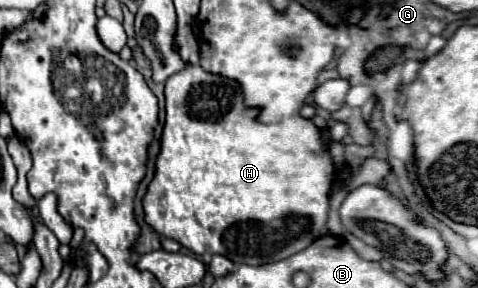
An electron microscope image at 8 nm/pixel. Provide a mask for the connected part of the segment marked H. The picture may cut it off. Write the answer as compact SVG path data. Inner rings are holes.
M190 64L188 68L176 72L166 80L164 88L166 96L166 120L162 128L162 138L160 138L160 152L156 158L156 172L150 184L146 186L146 194L142 196L142 212L144 212L144 222L156 230L162 238L172 238L180 242L186 250L192 254L220 254L230 258L234 264L268 264L274 260L284 260L300 250L304 250L308 244L312 244L316 238L326 236L326 218L330 210L330 200L328 200L328 190L332 184L332 160L330 154L322 146L320 132L310 120L304 120L302 116L290 116L280 122L270 122L270 124L260 124L254 120L254 112L246 110L242 104L240 96L240 86L232 84L232 80L224 80L222 76L212 76L210 72L204 72L198 64Z

